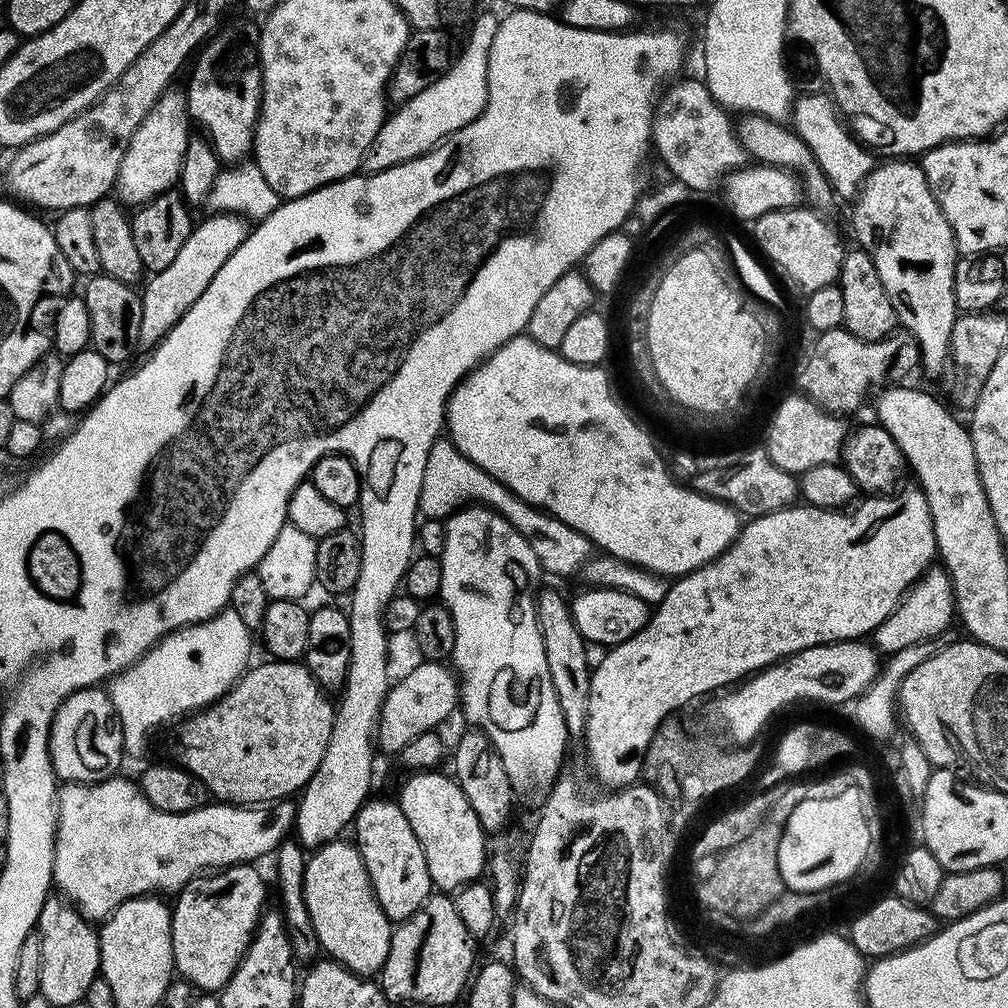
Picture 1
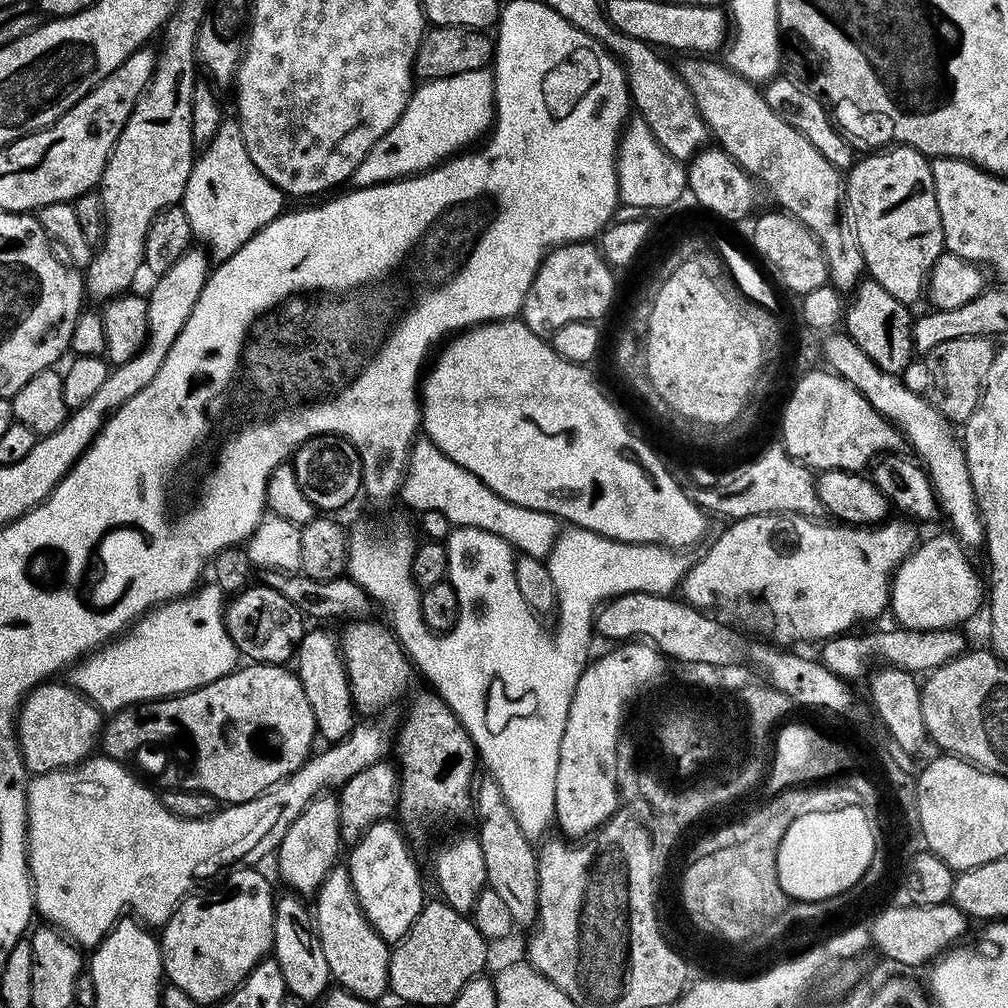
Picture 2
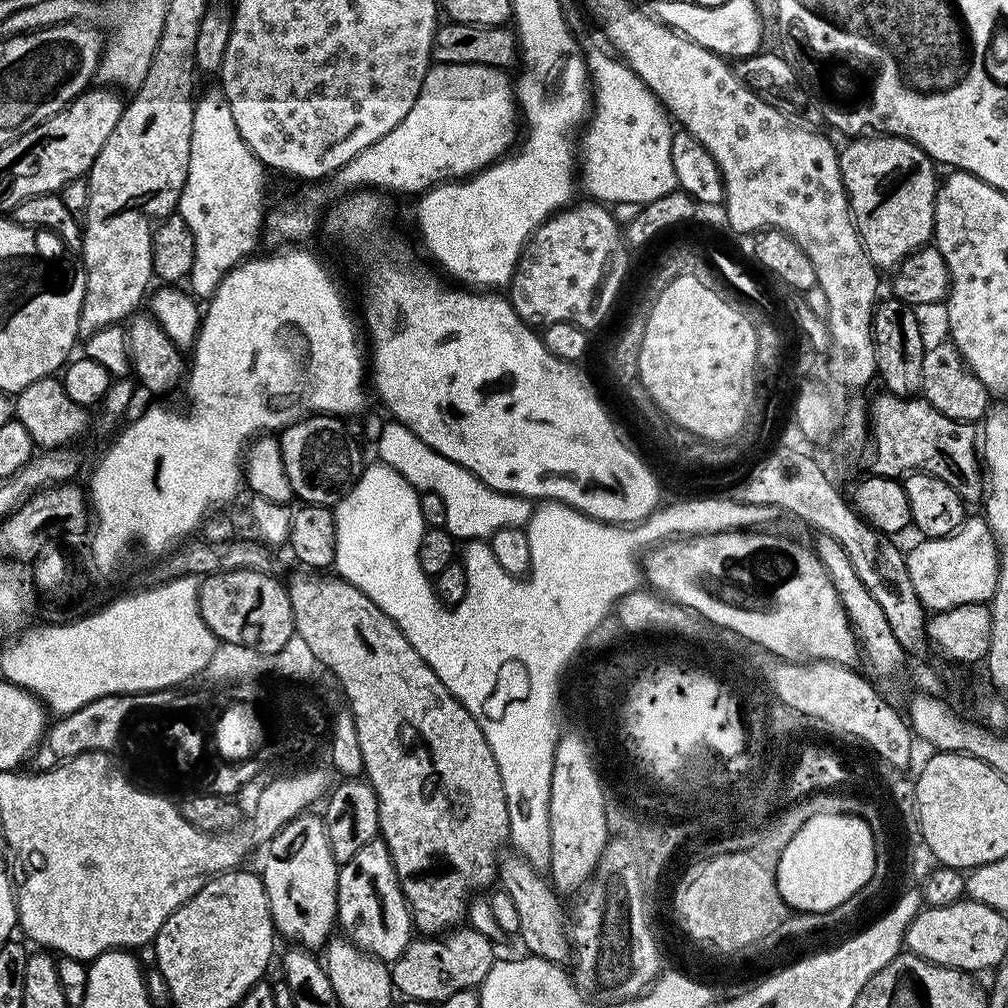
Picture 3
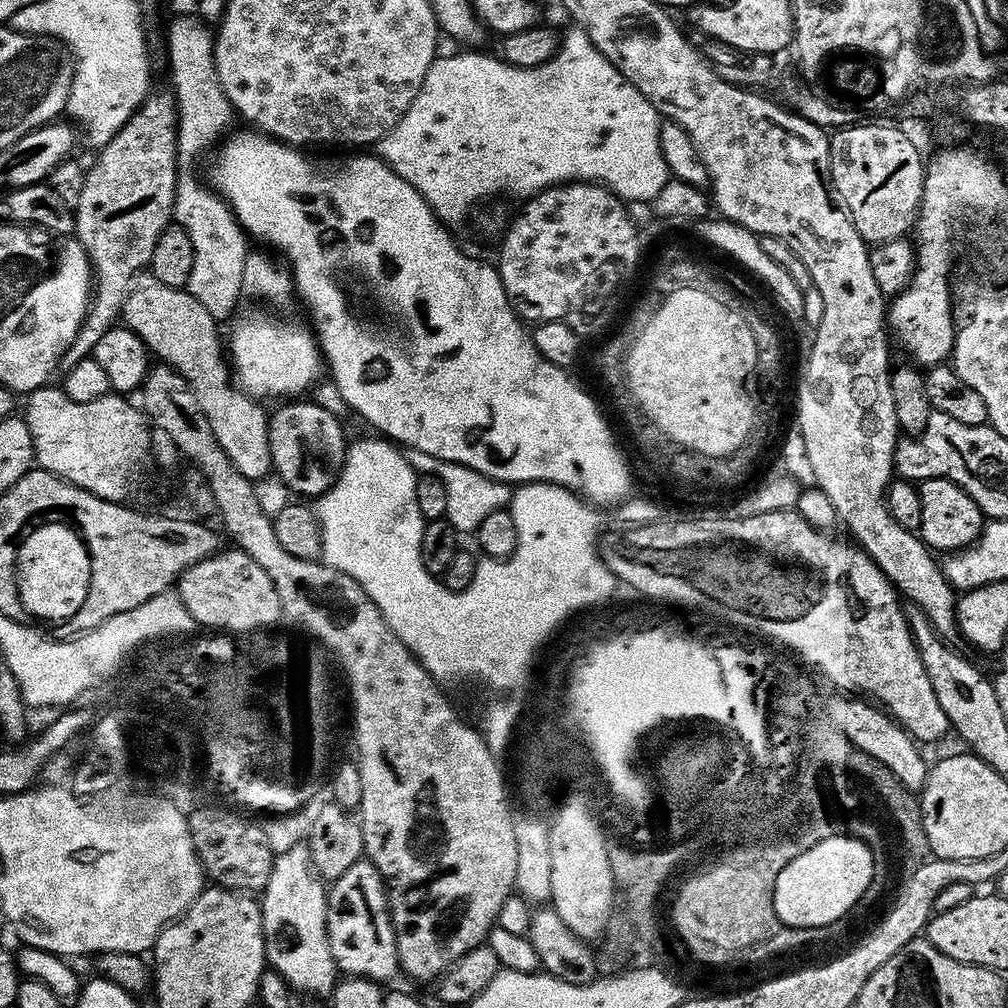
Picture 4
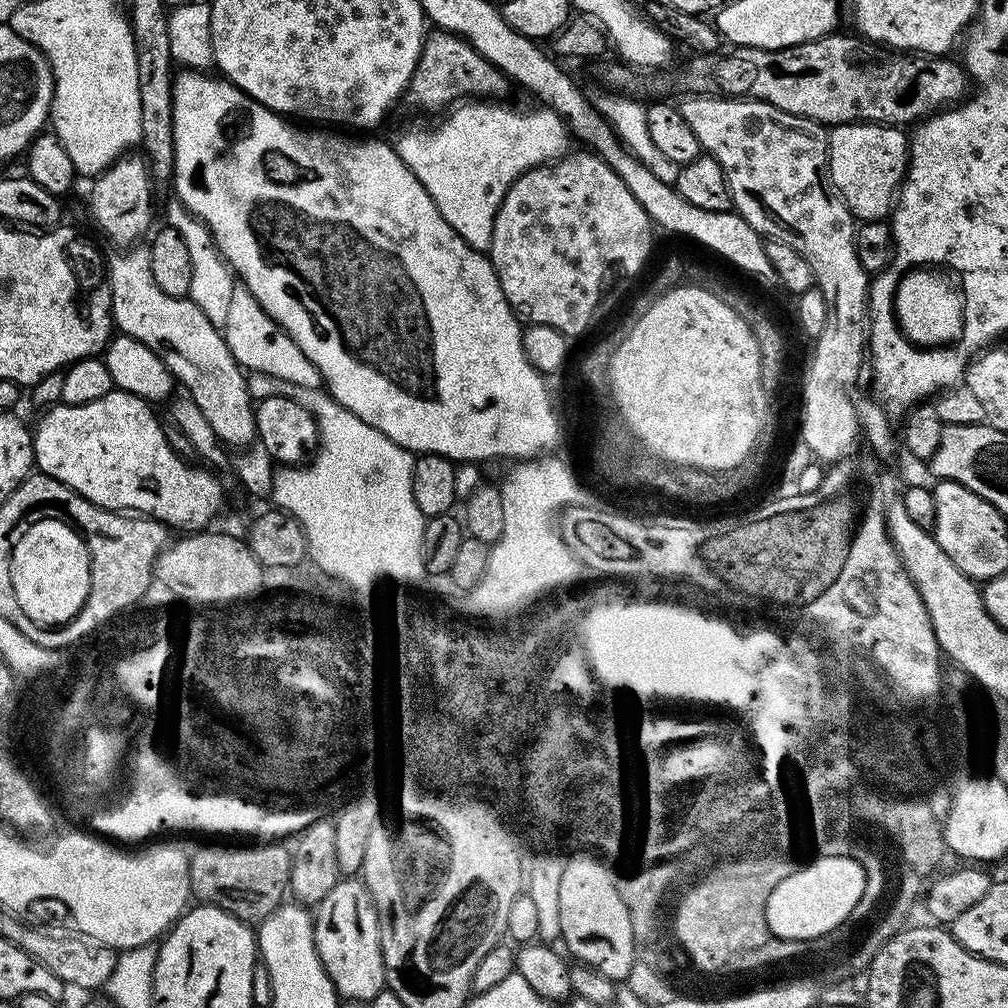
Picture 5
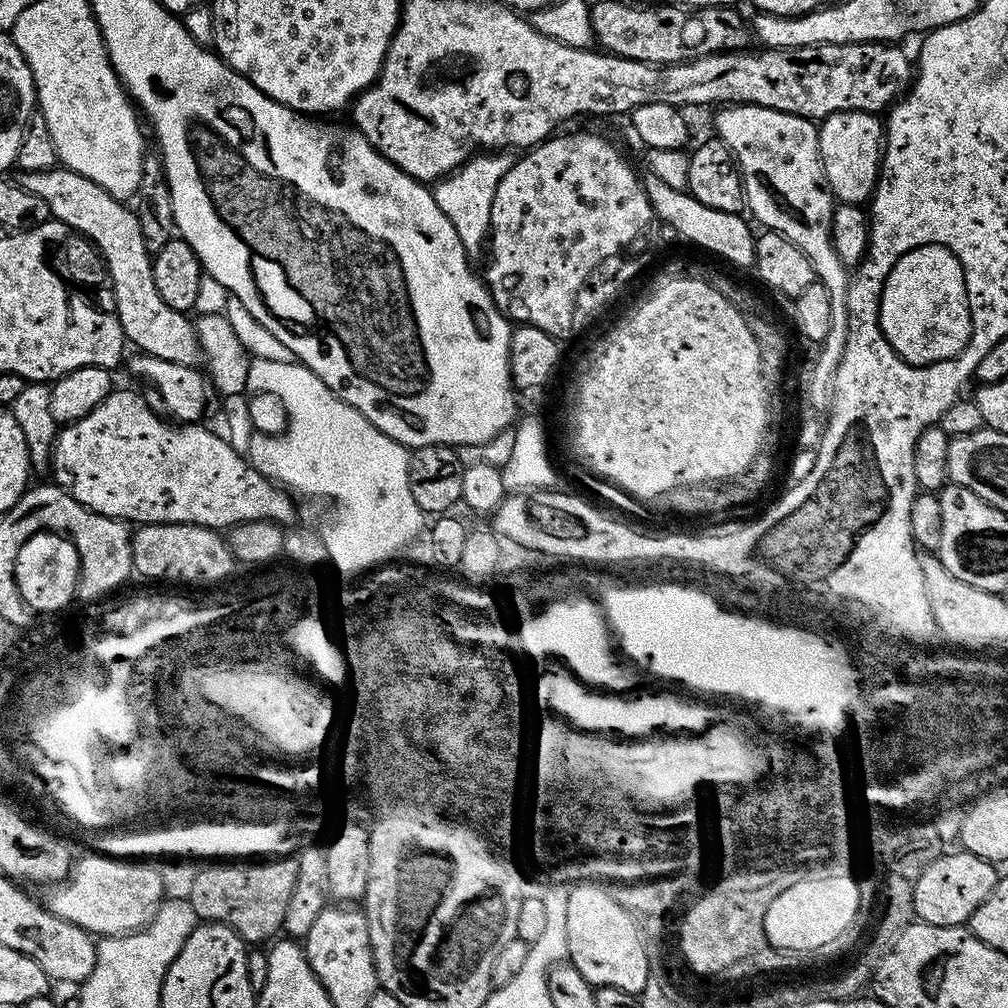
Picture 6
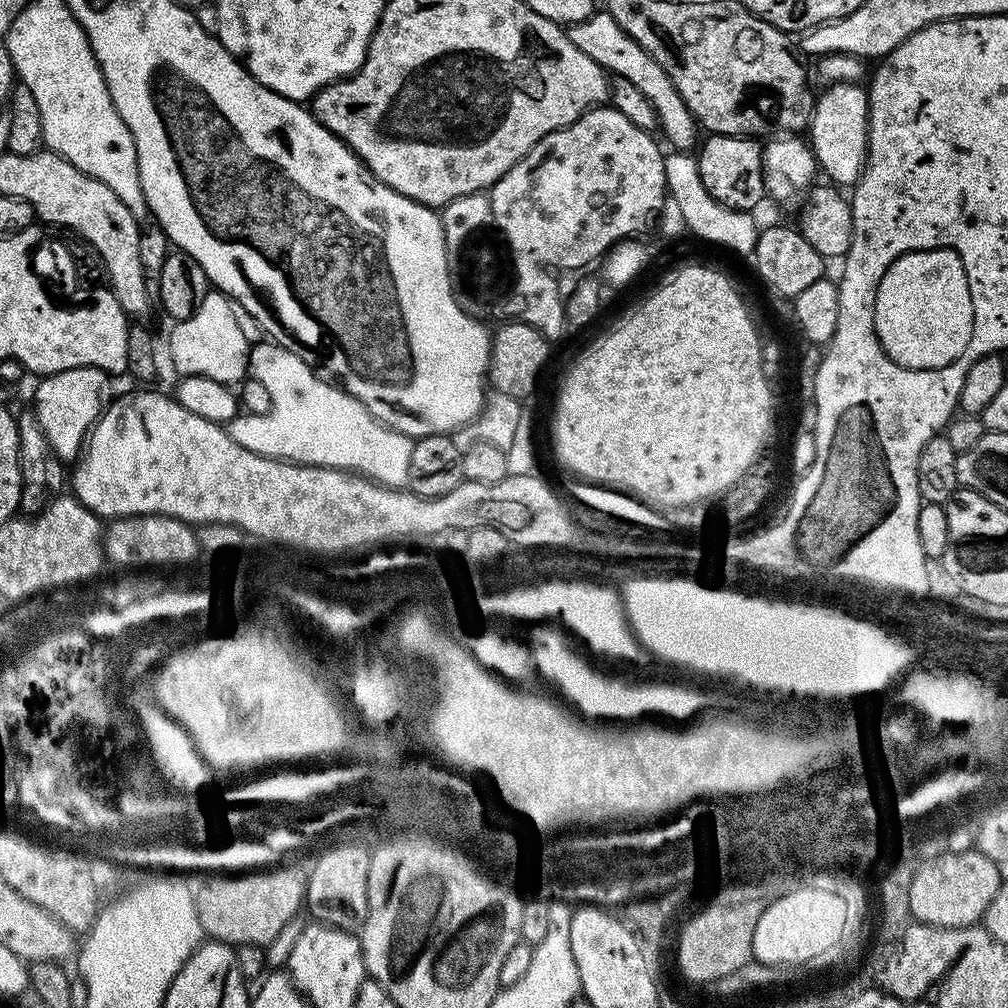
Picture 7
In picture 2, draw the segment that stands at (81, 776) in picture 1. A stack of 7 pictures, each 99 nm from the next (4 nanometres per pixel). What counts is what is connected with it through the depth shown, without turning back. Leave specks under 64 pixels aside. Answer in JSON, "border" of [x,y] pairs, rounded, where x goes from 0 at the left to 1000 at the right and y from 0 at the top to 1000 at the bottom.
{"border":[[[45,677],[25,689],[18,707],[20,750],[29,767],[70,762],[90,751],[101,726],[101,707],[70,678]]]}

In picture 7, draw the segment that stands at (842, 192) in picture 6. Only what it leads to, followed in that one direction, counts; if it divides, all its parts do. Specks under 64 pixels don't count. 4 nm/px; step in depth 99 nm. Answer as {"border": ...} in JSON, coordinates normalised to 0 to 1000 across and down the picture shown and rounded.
{"border":[[[823,83],[816,90],[814,95],[813,92],[809,96],[806,105],[806,119],[801,125],[800,135],[816,174],[818,171],[822,175],[820,178],[826,184],[845,185],[853,178],[857,168],[857,159],[861,156],[861,93],[853,83]]]}

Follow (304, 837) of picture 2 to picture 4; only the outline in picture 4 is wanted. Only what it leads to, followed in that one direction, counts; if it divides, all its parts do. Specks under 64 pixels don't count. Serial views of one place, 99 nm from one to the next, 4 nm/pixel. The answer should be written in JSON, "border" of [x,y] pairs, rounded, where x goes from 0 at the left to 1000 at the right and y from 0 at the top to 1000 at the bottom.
{"border":[[[305,836],[288,841],[284,846],[273,847],[268,863],[268,871],[264,875],[258,893],[260,919],[262,920],[262,946],[265,955],[284,970],[284,974],[295,985],[303,984],[306,988],[324,989],[332,980],[335,961],[331,954],[331,946],[327,946],[327,935],[323,923],[323,903],[325,902],[325,886],[322,874],[313,867],[310,860],[308,843]]]}

